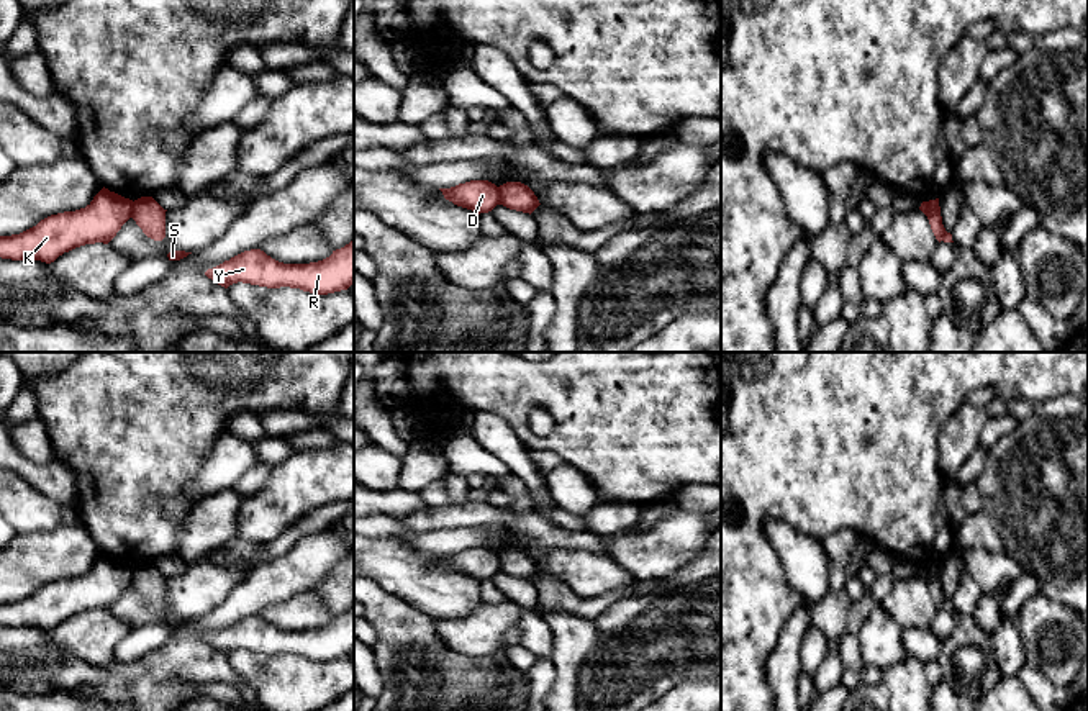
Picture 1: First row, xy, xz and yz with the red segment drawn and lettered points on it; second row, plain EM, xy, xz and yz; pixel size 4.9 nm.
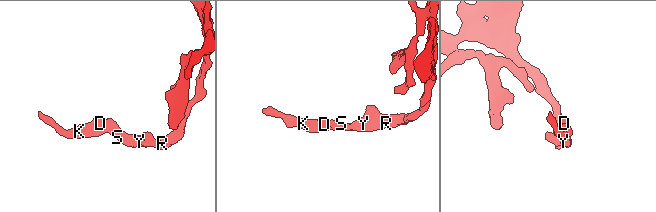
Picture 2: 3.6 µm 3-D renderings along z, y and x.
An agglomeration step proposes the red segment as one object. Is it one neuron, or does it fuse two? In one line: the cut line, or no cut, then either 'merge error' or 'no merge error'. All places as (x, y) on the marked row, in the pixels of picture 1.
cut xz (497, 187), (500, 203); merge error

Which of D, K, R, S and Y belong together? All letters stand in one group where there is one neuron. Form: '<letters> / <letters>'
D K / R S Y

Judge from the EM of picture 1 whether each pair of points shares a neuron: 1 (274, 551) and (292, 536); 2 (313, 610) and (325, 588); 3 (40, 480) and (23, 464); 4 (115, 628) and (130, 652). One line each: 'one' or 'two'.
1: one
2: two
3: one
4: two

